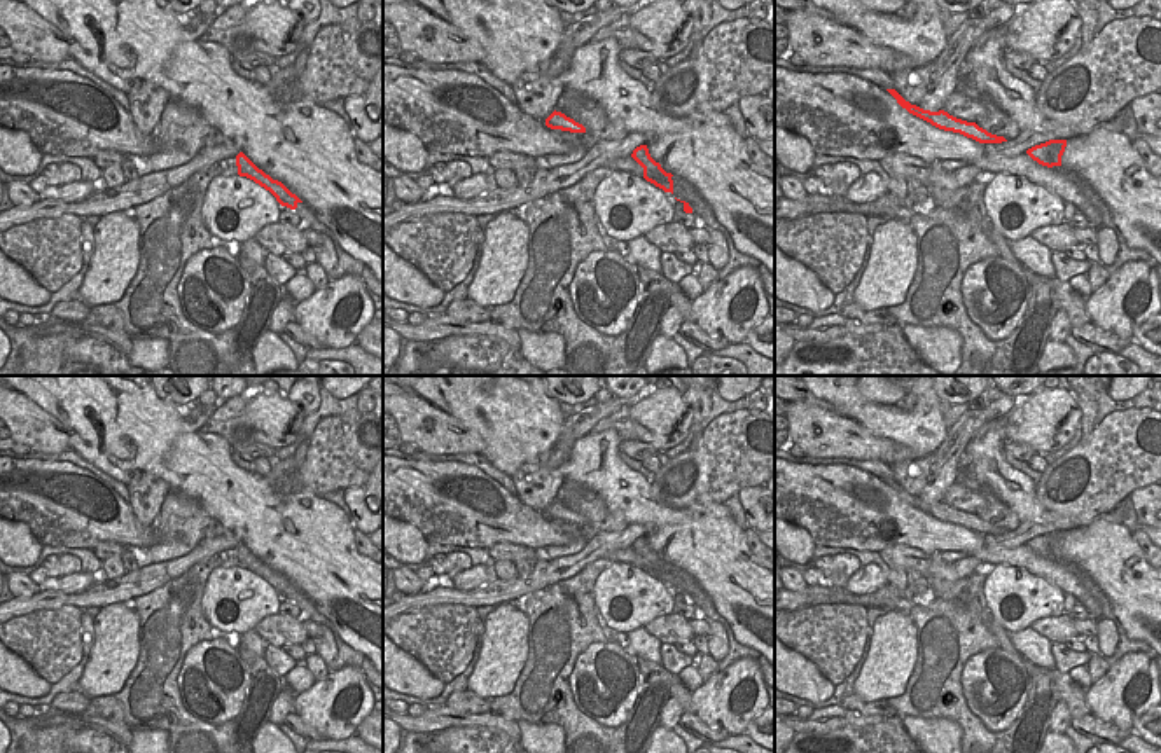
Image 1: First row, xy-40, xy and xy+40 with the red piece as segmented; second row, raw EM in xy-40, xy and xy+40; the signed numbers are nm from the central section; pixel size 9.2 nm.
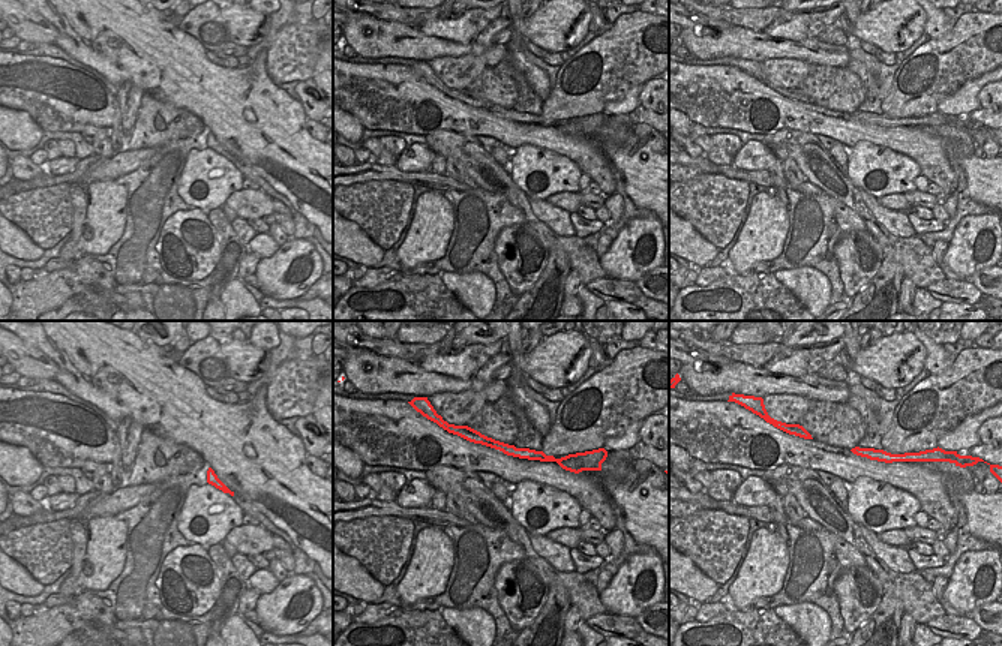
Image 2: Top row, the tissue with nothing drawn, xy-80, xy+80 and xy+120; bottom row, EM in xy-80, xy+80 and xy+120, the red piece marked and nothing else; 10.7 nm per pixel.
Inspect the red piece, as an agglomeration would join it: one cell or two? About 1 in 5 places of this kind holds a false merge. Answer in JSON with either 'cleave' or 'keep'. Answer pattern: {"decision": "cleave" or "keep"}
{"decision": "keep"}

